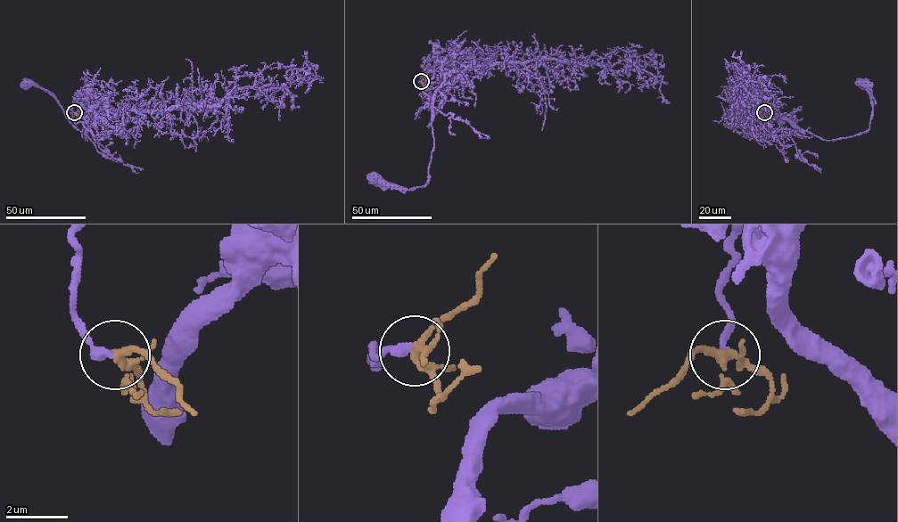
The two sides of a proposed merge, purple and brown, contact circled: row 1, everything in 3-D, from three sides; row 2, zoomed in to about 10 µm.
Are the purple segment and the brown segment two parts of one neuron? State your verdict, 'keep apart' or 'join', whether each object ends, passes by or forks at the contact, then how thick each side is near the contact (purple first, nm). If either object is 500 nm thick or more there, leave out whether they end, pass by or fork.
join; purple ends; brown forks; calibres 320 and 220 nm

